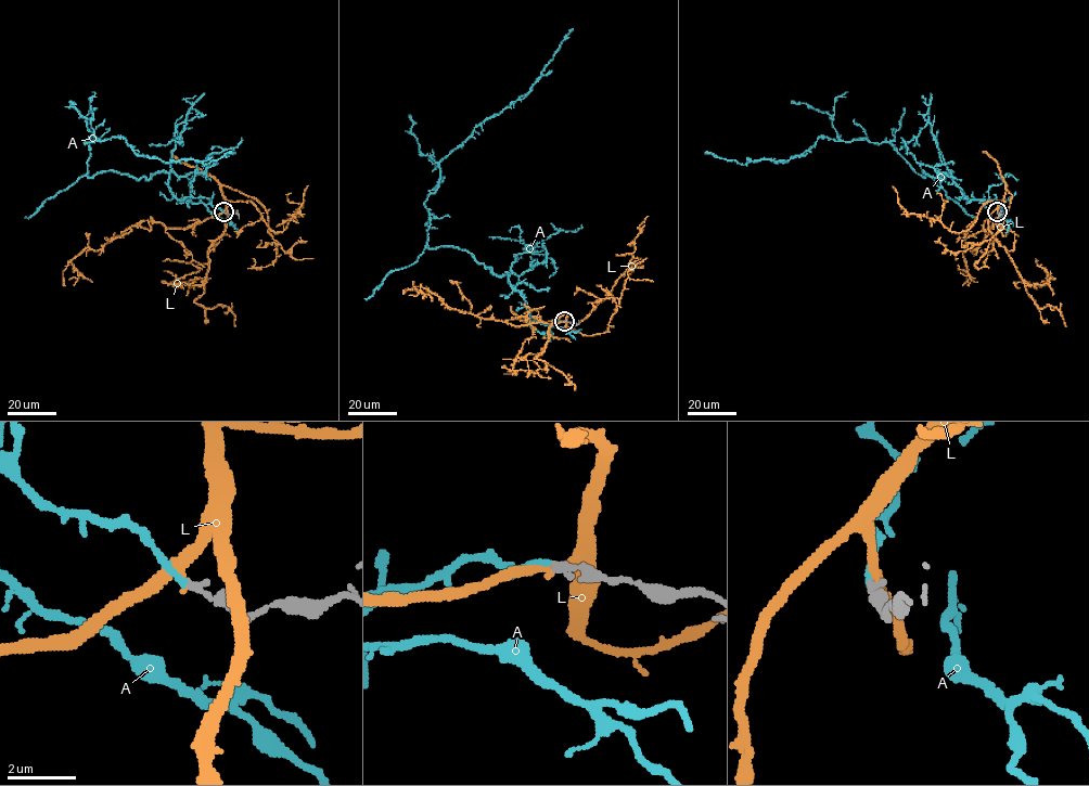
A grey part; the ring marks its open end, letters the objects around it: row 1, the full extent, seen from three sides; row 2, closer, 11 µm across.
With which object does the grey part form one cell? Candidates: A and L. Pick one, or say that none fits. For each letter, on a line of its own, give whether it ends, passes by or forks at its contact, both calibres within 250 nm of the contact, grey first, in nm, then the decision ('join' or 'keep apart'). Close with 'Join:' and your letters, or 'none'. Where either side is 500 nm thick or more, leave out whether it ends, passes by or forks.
A: it ends; calibres 200 and 160 nm; join
L: it passes by; calibres 200 and 240 nm; keep apart
Join: A

